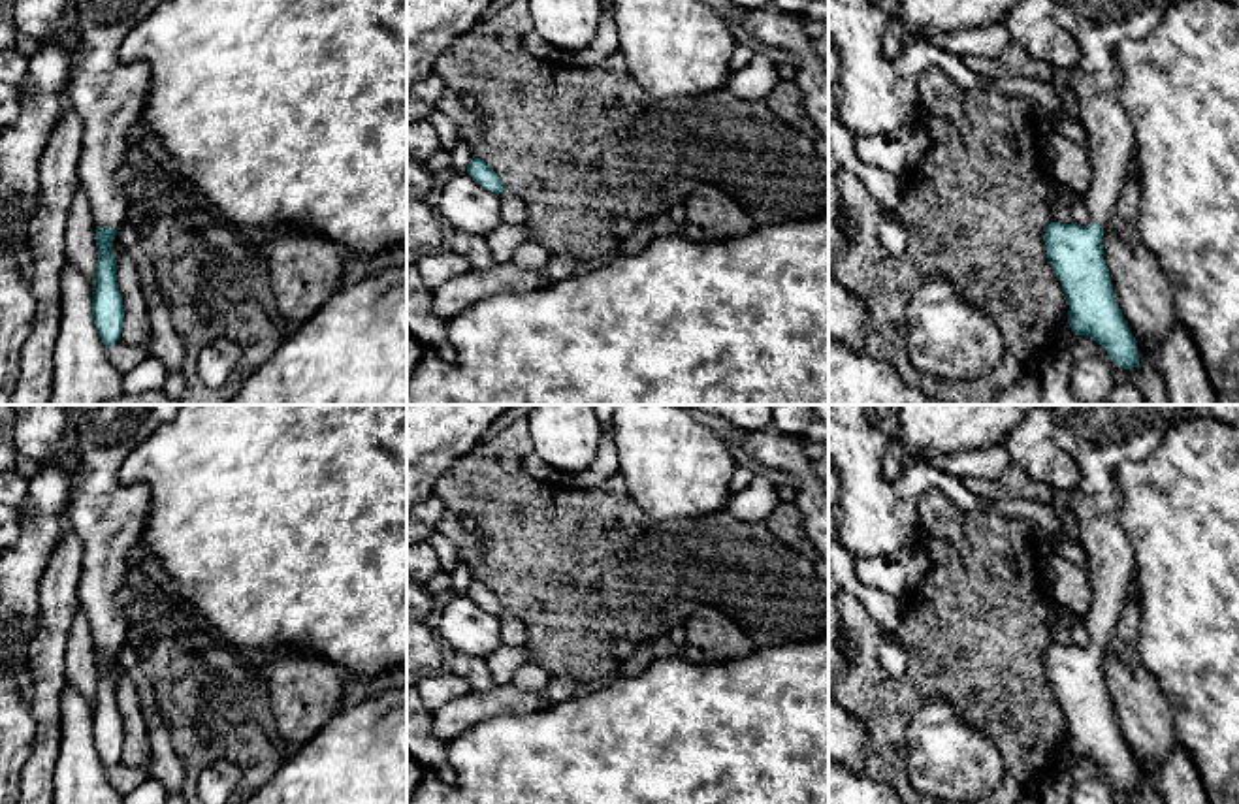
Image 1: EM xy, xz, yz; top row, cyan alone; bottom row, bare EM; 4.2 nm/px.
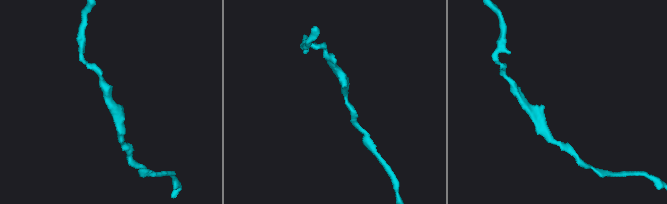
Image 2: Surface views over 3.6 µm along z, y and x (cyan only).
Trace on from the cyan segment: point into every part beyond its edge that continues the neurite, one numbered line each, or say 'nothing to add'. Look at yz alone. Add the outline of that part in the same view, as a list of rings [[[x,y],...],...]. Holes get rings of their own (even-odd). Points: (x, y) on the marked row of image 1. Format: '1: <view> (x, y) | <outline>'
1: yz (1096, 27) | [[[1054,0],[1054,21],[1079,45],[1083,58],[1073,68],[1071,87],[1079,100],[1079,121],[1088,137],[1092,185],[1085,203],[1092,222],[1107,224],[1135,154],[1134,126],[1120,102],[1122,73],[1115,49],[1124,40],[1141,40],[1164,19],[1173,0]]]

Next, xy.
1: xy (110, 96) | [[[75,0],[81,49],[72,56],[66,96],[83,121],[77,177],[98,226],[119,230],[130,215],[115,169],[143,117],[151,70],[119,60],[122,40],[164,0]]]

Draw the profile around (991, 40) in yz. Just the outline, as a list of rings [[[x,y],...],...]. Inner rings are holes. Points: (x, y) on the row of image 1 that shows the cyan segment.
[[[996,21],[985,26],[936,36],[932,41],[940,49],[958,56],[974,55],[983,58],[996,58],[1007,49],[1009,34],[1006,23]]]

